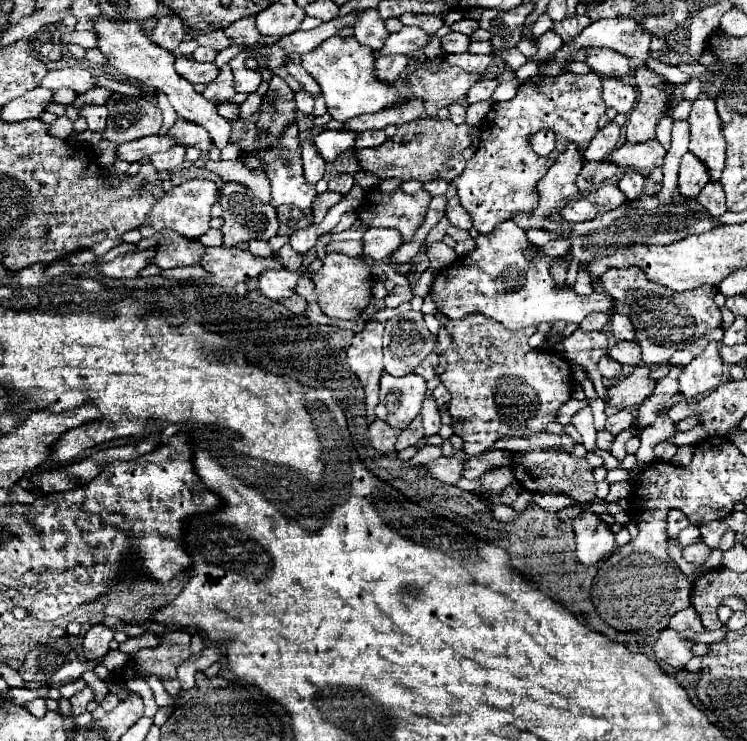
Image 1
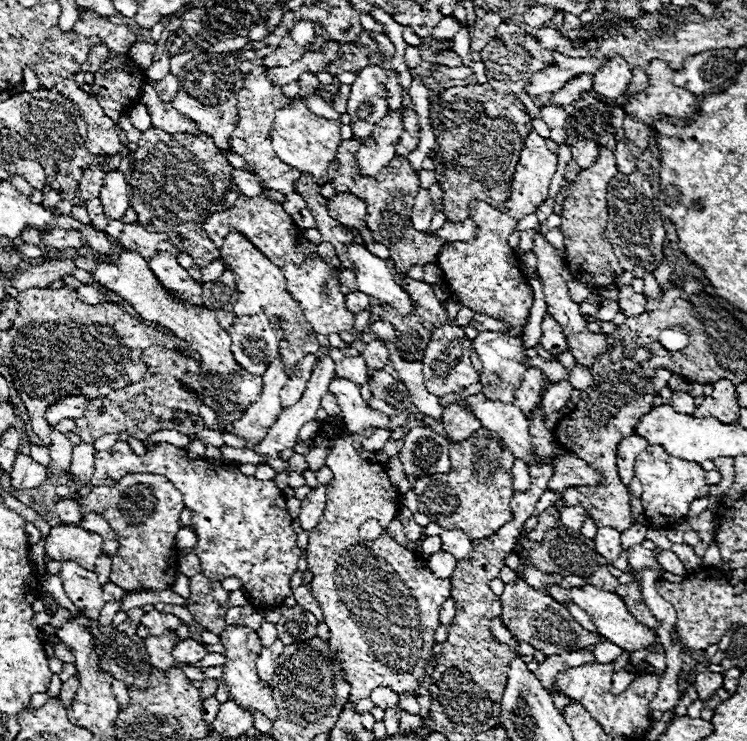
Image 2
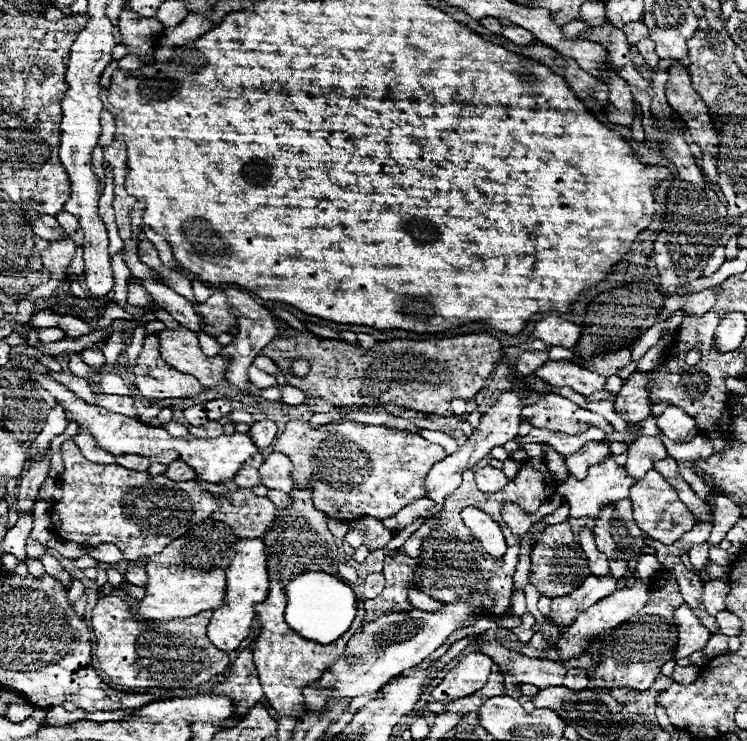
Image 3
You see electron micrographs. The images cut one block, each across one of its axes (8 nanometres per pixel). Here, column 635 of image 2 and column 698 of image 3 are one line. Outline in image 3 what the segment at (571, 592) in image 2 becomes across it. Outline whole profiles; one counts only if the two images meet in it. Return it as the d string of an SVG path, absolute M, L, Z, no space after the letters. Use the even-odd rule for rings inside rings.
M682 604L674 612L674 624L678 626L678 648L676 648L676 658L686 658L692 652L698 652L706 646L710 640L710 630L702 626L700 618L692 612L688 604Z

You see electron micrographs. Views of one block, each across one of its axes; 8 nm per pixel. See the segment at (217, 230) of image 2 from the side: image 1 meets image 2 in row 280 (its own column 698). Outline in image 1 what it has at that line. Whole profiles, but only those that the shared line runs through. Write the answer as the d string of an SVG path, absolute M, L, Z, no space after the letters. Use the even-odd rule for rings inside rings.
M632 268L608 270L608 274L600 278L600 288L616 298L616 312L628 314L628 318L632 318L632 324L636 326L636 338L642 348L642 362L648 366L668 362L676 348L694 344L708 330L722 324L720 308L714 304L714 294L718 290L712 286L698 286L680 294L664 286L656 286L656 282L648 282L648 278L644 278L644 272Z

